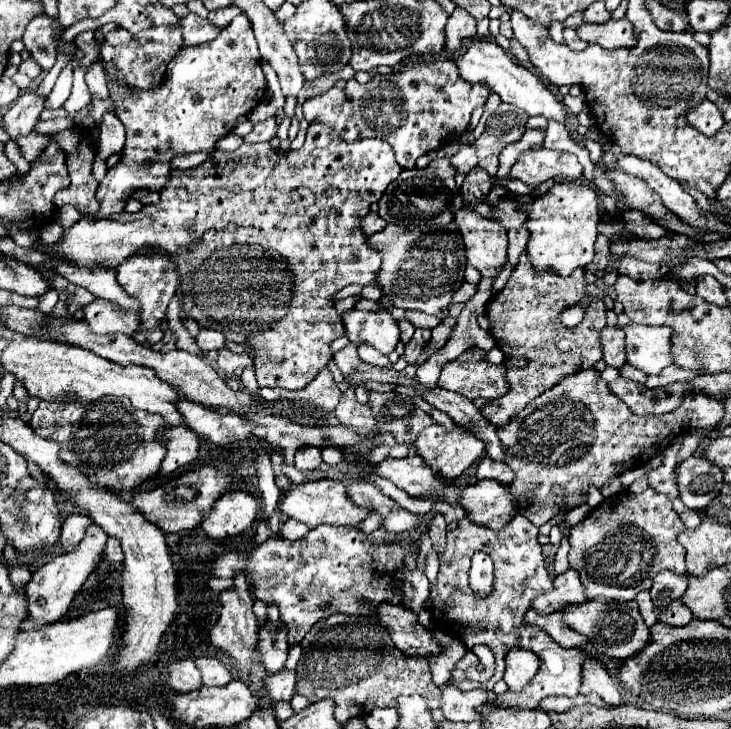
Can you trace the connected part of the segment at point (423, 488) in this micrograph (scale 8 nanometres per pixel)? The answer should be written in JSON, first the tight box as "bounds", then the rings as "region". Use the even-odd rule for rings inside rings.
{"bounds":[374,454,452,498],"region":[[[410,454],[402,460],[386,458],[376,466],[374,472],[380,478],[390,480],[400,490],[404,490],[416,498],[430,494],[430,492],[446,490],[452,484],[452,482],[442,480],[440,476],[434,476],[434,472],[428,468],[428,464],[418,454]]]}

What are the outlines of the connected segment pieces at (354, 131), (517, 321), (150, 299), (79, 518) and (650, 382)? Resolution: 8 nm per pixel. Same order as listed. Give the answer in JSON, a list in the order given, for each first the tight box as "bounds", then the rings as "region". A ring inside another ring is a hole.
[{"bounds":[302,59,490,170],"region":[[[438,59],[436,62],[410,62],[400,66],[396,74],[378,74],[366,84],[350,80],[344,90],[334,86],[326,94],[306,100],[302,108],[304,118],[310,124],[322,122],[334,126],[346,142],[360,138],[386,140],[392,146],[398,164],[410,170],[414,168],[416,158],[460,140],[468,130],[472,110],[484,104],[488,96],[490,88],[466,82],[458,76],[453,62]]]},{"bounds":[482,252,606,426],"region":[[[526,252],[521,254],[518,266],[504,290],[496,294],[494,300],[490,300],[486,316],[490,320],[490,332],[496,338],[496,346],[506,354],[506,358],[528,358],[530,364],[526,368],[508,366],[506,378],[512,386],[510,392],[482,408],[482,414],[494,426],[504,426],[512,414],[520,412],[522,406],[532,402],[552,384],[578,370],[592,368],[598,360],[602,360],[600,332],[606,326],[606,304],[602,298],[594,296],[594,302],[588,304],[586,314],[578,326],[566,328],[560,322],[560,312],[576,306],[584,298],[588,298],[584,270],[576,270],[568,278],[556,276],[552,272],[536,274],[526,258]]]},{"bounds":[118,254,178,331],"region":[[[134,254],[134,258],[126,258],[122,266],[118,266],[118,284],[134,298],[140,300],[142,312],[140,326],[147,331],[158,327],[162,318],[166,316],[166,308],[170,298],[176,294],[178,288],[178,272],[174,270],[174,262],[166,254]]]},{"bounds":[60,514,92,552],"region":[[[70,514],[64,520],[64,524],[62,524],[62,534],[60,534],[62,548],[66,552],[74,550],[80,544],[80,540],[84,538],[84,532],[86,532],[86,528],[90,524],[92,524],[92,520],[88,516],[84,516],[84,514]]]},{"bounds":[646,366,698,388],"region":[[[668,366],[662,374],[658,376],[648,376],[646,388],[658,388],[658,386],[668,386],[672,382],[686,382],[690,378],[696,378],[698,374],[692,374],[692,370],[680,368],[680,366]]]}]

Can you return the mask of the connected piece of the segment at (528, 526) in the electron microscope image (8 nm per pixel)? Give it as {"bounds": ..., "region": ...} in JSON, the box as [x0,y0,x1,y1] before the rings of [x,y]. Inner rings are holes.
{"bounds":[424,514,586,708],"region":[[[522,514],[512,518],[502,530],[490,530],[484,526],[476,526],[468,518],[458,522],[458,528],[448,532],[446,550],[440,556],[440,572],[438,580],[430,586],[430,596],[424,602],[424,608],[432,614],[436,626],[448,628],[467,650],[462,661],[469,660],[469,651],[476,644],[488,646],[496,658],[496,672],[488,682],[477,684],[467,681],[467,685],[457,685],[462,691],[469,691],[478,686],[484,690],[492,690],[498,680],[502,680],[505,672],[506,652],[512,646],[520,646],[538,654],[540,668],[532,682],[526,684],[522,692],[504,692],[498,694],[494,702],[486,702],[488,706],[522,706],[522,708],[538,708],[546,696],[570,696],[574,698],[580,690],[582,682],[582,664],[586,660],[584,650],[578,648],[562,648],[558,646],[546,632],[526,626],[522,622],[530,602],[544,592],[552,590],[552,578],[546,570],[546,562],[542,556],[542,548],[538,544],[538,528],[526,520]],[[476,550],[486,552],[494,560],[494,588],[486,598],[478,598],[468,584],[468,558]],[[444,620],[468,620],[468,622],[444,622]],[[480,620],[480,622],[472,622]]]}

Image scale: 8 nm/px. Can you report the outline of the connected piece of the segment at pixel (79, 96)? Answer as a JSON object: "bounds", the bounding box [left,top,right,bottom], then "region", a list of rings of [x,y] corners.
{"bounds":[64,66,90,116],"region":[[[82,66],[82,68],[76,68],[74,70],[74,88],[72,88],[72,94],[70,98],[64,102],[64,110],[72,116],[76,114],[78,110],[86,108],[88,104],[88,86],[84,82],[84,74],[88,72],[90,66]]]}

